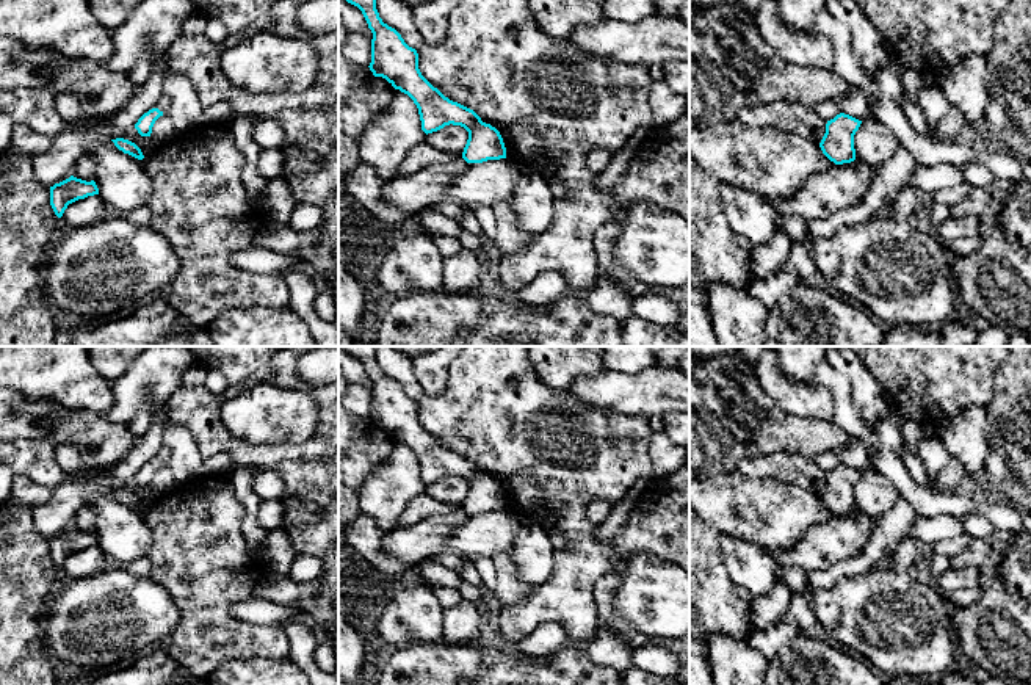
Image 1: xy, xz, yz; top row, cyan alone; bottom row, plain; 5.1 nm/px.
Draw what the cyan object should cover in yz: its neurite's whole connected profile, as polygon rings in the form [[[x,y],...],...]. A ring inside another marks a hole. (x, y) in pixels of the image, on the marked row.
[[[840,113],[827,121],[826,133],[819,143],[823,154],[835,165],[851,163],[856,160],[854,135],[862,121]]]

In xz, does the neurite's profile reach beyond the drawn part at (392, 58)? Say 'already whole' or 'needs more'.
already whole

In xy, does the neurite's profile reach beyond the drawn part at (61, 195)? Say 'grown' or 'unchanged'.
unchanged

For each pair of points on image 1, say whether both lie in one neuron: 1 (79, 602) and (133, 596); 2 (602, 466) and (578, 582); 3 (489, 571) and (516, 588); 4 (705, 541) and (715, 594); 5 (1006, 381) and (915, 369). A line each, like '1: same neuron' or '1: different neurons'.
1: same neuron
2: same neuron
3: different neurons
4: same neuron
5: different neurons

